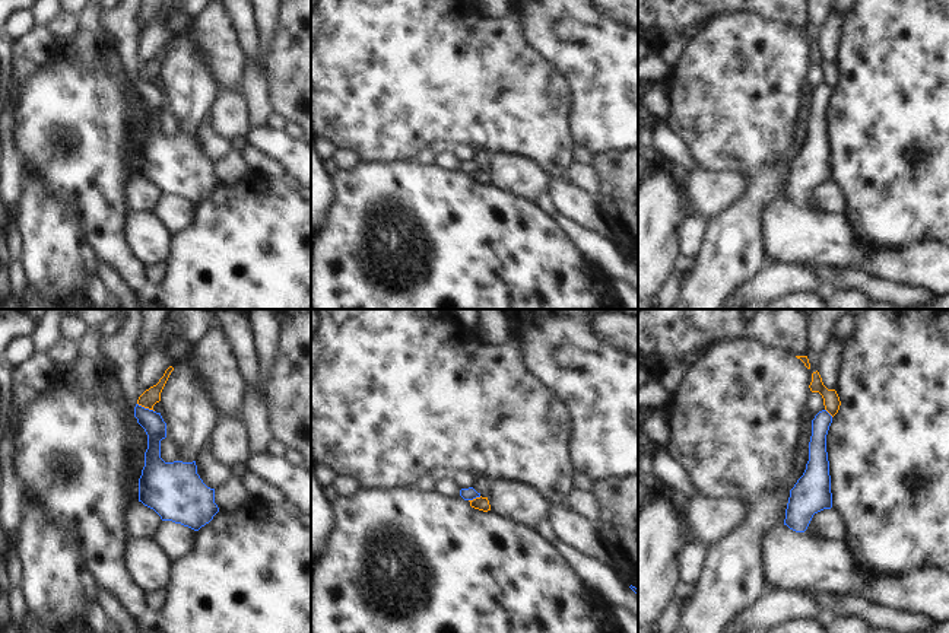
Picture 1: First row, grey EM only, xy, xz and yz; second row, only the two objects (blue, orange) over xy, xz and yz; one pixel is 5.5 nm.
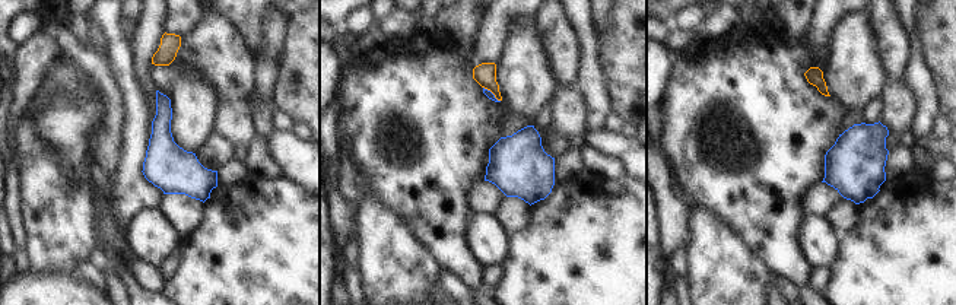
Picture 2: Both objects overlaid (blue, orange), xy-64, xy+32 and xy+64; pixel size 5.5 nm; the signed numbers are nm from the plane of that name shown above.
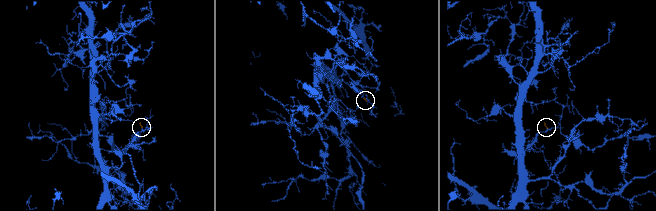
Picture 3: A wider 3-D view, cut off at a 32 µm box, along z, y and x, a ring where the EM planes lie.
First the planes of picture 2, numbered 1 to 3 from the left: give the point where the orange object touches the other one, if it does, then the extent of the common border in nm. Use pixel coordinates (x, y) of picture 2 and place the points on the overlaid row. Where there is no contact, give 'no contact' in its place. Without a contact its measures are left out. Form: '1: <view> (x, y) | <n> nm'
1: no contact
2: xy+32 (492, 94) | 130 nm
3: no contact

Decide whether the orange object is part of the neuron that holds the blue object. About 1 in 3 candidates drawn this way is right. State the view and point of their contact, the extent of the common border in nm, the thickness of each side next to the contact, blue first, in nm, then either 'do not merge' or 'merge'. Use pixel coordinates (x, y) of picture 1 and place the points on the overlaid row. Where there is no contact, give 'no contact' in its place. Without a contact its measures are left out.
xy (146, 409) | 110 nm | 120/90 nm | do not merge

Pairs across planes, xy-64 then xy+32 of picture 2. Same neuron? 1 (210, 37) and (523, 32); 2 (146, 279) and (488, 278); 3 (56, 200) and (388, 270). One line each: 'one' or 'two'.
1: two
2: two
3: one

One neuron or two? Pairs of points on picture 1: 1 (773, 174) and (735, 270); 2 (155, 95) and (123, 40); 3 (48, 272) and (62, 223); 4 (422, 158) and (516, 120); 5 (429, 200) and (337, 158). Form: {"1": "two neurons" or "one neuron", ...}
{"1": "one neuron", "2": "one neuron", "3": "one neuron", "4": "two neurons", "5": "two neurons"}

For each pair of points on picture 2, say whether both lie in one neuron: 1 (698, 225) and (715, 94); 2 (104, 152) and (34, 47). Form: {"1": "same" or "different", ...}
{"1": "different", "2": "different"}

